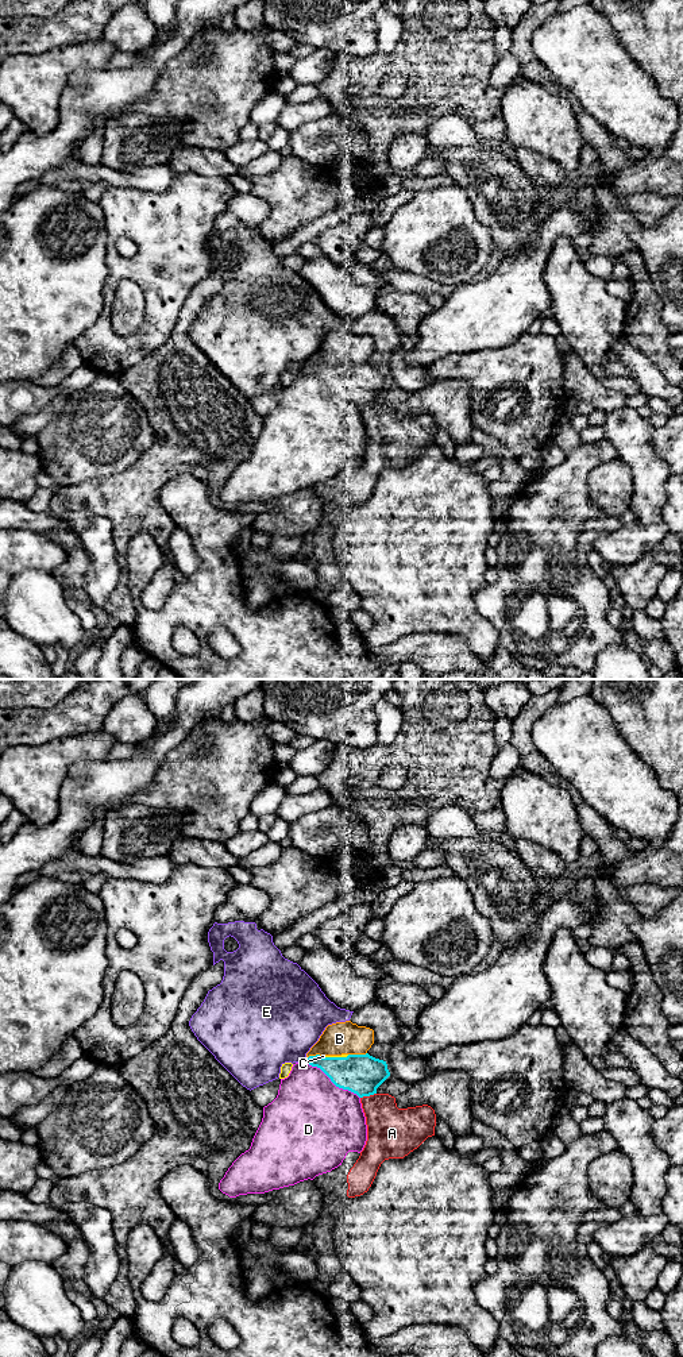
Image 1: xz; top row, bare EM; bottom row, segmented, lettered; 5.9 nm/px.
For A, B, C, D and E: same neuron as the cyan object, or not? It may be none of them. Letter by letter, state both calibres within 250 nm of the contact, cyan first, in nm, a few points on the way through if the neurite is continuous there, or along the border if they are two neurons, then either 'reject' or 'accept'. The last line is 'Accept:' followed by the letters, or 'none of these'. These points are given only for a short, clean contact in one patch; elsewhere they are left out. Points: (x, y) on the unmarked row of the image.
A: calibres 240 and 280 nm; reject
B: calibres 240 and 190 nm; reject
C: calibres 240 and 20 nm; accept
D: calibres 240 and 480 nm; reject
E: calibres 180 and 460 nm; reject
Accept: C

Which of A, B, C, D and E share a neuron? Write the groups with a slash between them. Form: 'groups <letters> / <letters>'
groups A / B / C / D / E

